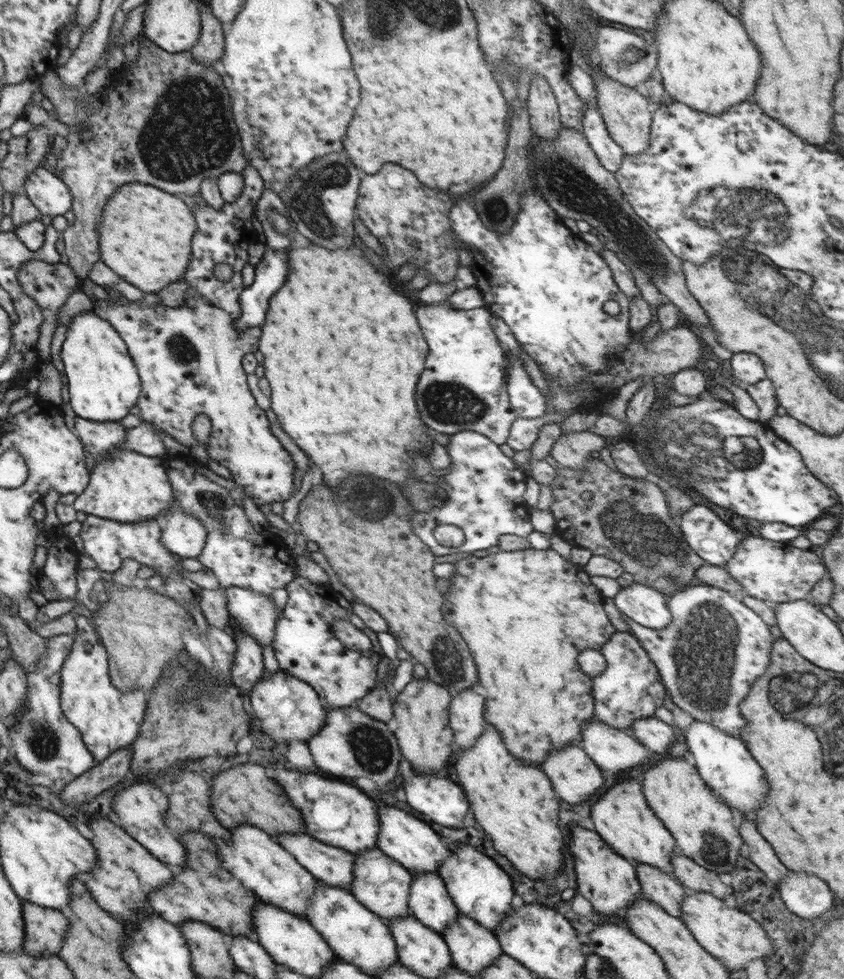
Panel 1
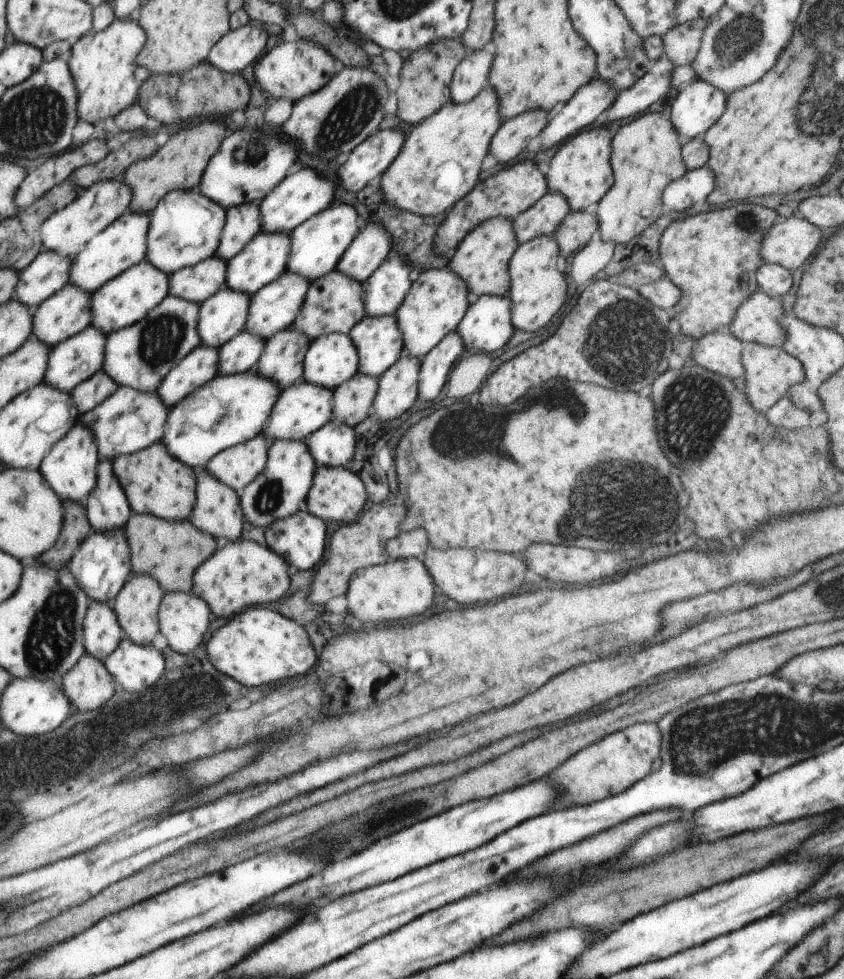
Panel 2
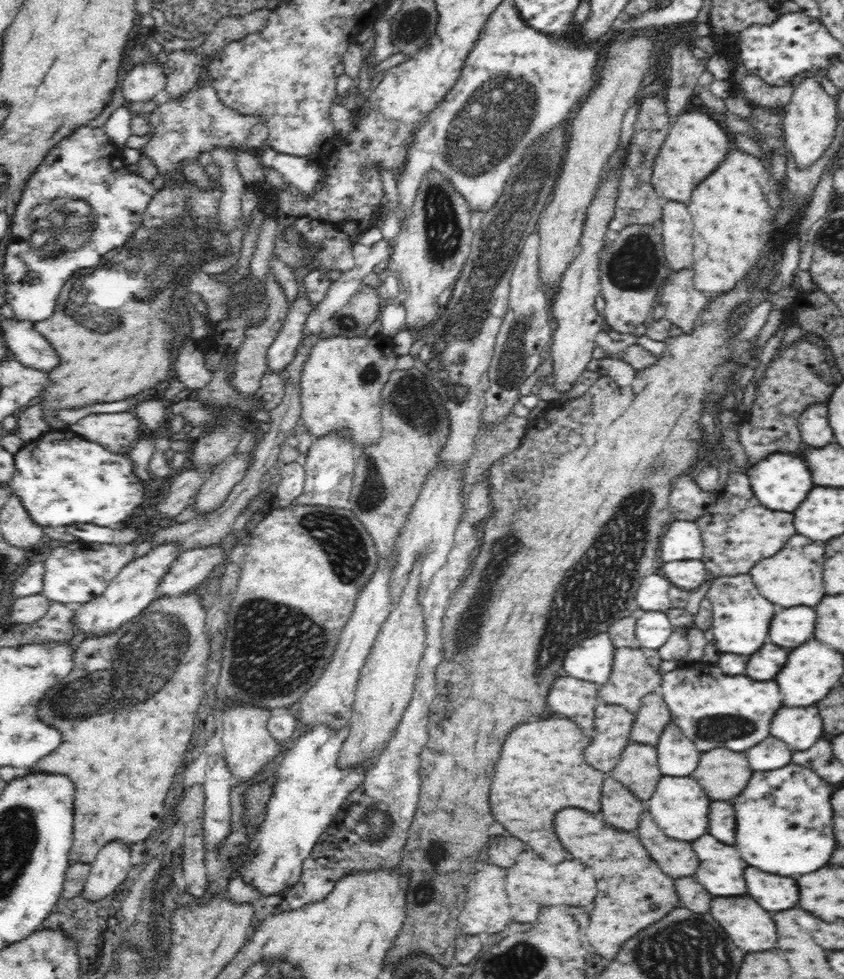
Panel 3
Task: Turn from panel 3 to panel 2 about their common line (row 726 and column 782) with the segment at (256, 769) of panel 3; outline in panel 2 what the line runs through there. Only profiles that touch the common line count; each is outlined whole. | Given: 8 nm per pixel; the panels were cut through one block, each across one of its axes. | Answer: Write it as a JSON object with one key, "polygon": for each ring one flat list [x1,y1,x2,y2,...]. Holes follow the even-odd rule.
{"polygon":[[784,213,764,235,759,253,764,264,780,265,793,273,818,250,820,238,817,226]]}

